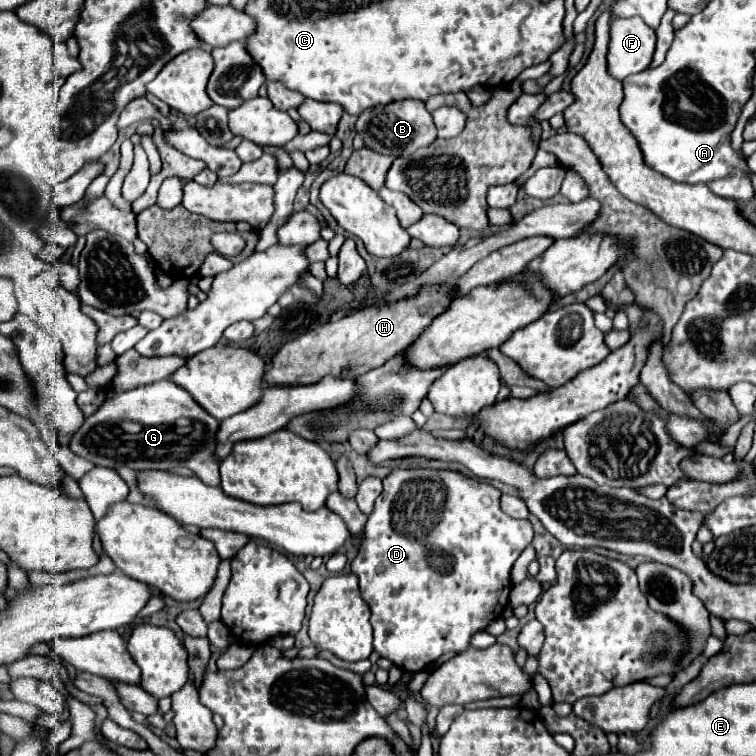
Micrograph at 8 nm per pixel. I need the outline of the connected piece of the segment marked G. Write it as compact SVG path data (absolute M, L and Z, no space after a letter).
M163 379L155 381L151 385L143 385L125 393L119 393L111 399L105 399L105 403L99 407L97 413L87 417L79 431L71 437L69 449L91 461L93 465L99 467L129 467L133 471L141 469L175 469L175 467L189 467L195 471L195 475L205 481L207 485L217 487L219 485L219 459L215 457L215 447L217 447L217 431L219 431L219 421L211 417L197 401L187 393L183 387L173 385L173 381Z

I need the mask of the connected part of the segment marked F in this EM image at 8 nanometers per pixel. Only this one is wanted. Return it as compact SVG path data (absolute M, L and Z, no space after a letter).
M639 17L611 19L611 41L607 53L607 69L613 77L623 81L633 73L649 67L655 51L655 31Z

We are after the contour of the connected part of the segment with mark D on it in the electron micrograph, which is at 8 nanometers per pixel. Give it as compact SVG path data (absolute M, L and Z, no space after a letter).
M393 469L389 477L383 479L383 493L375 501L375 511L369 515L369 521L363 529L363 543L359 547L357 557L351 561L351 573L359 577L361 597L371 609L371 625L373 625L373 649L381 655L391 659L399 669L415 673L431 665L443 653L463 653L469 649L469 641L477 631L483 631L493 619L501 617L503 609L509 605L509 591L511 591L511 567L521 555L521 551L533 539L533 527L527 519L513 519L499 507L501 491L469 479L457 471L433 471L433 469Z

